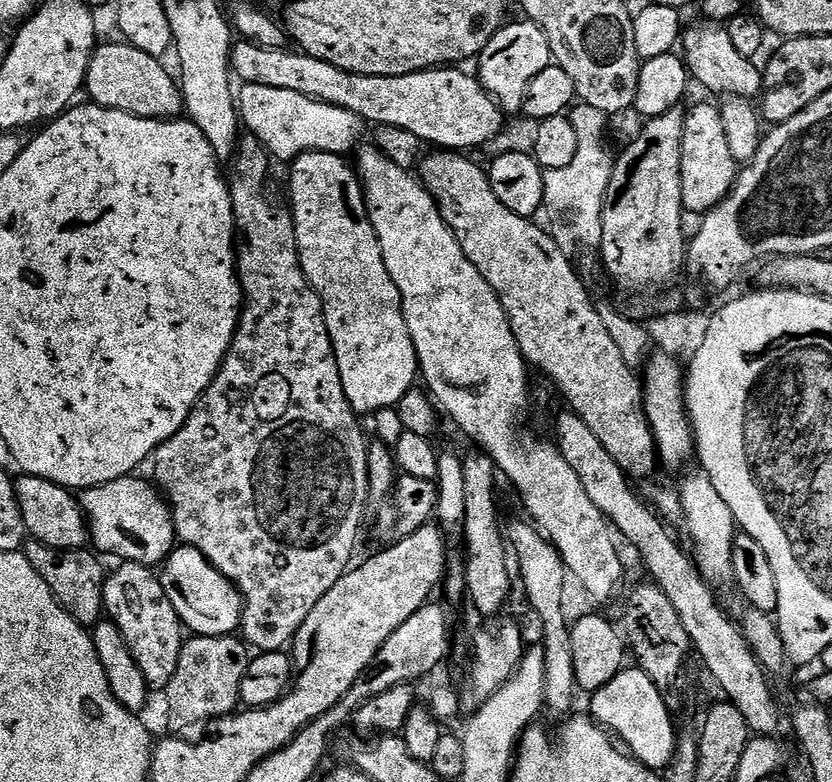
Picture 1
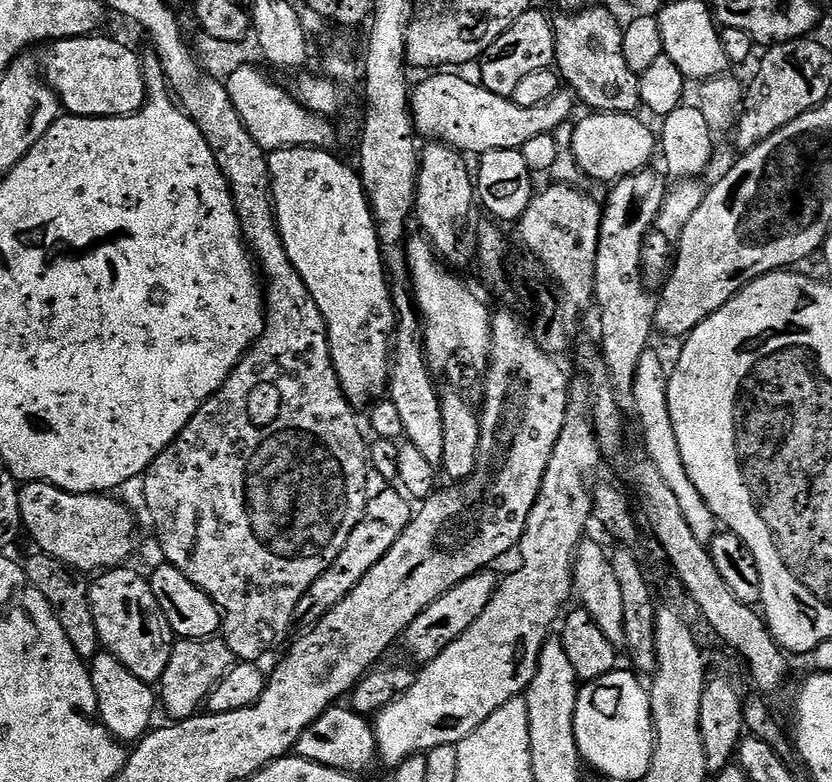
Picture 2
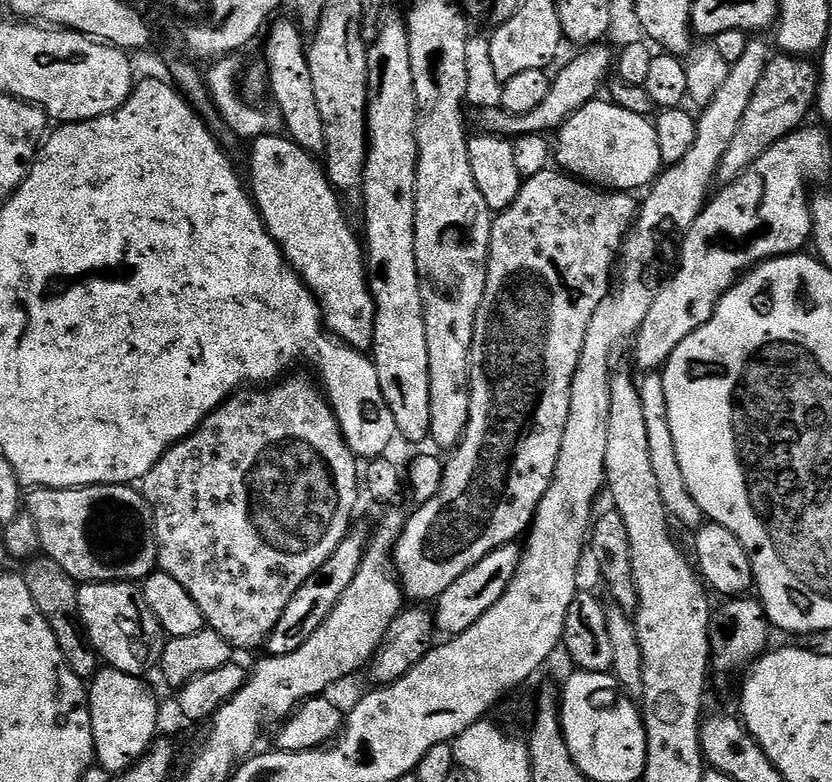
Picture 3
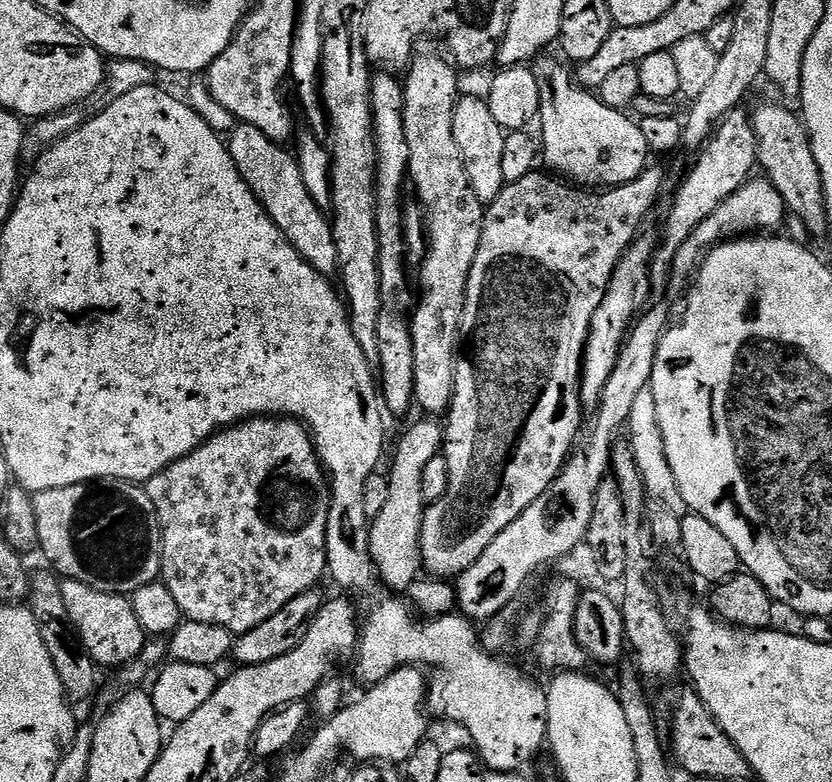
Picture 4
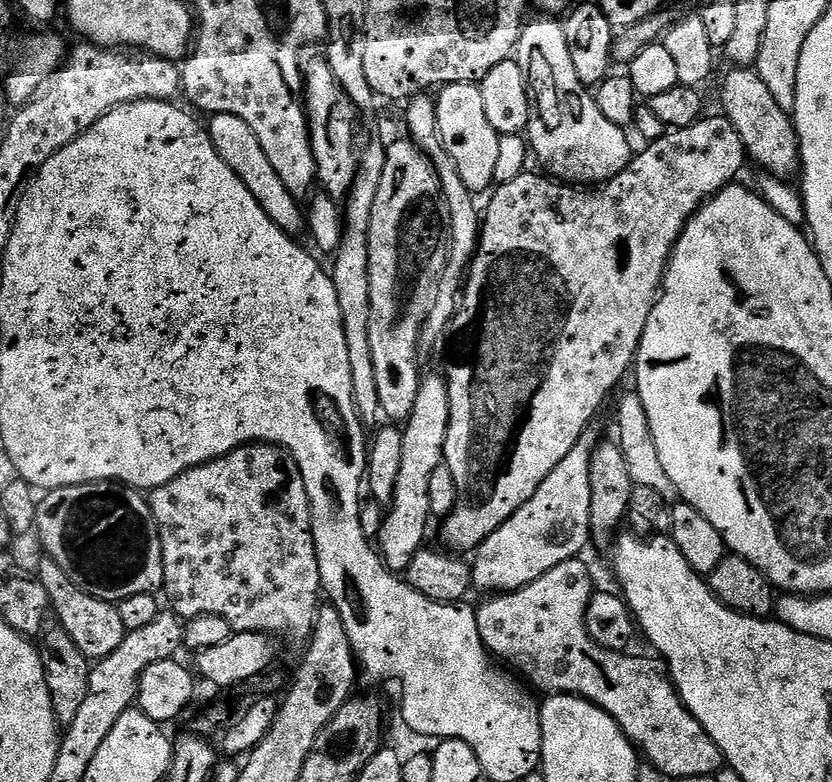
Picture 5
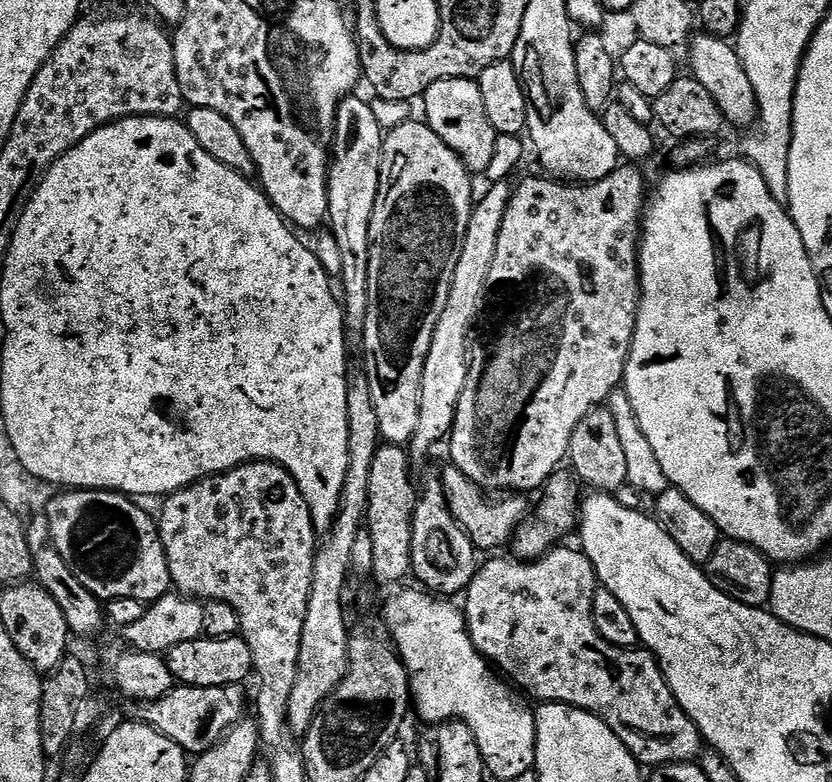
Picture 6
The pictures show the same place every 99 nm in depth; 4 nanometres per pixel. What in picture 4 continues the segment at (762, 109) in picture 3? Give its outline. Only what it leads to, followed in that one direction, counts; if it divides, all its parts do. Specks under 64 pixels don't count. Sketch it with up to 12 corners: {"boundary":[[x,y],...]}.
{"boundary":[[731,112],[684,176],[652,262],[667,281],[676,251],[757,167],[756,135]]}

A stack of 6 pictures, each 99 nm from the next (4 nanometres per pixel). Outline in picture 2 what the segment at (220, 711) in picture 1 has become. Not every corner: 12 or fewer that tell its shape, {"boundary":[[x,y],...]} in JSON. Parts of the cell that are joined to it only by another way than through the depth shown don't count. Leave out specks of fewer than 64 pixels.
{"boundary":[[223,638],[177,639],[158,682],[173,721],[205,707],[232,669]]}

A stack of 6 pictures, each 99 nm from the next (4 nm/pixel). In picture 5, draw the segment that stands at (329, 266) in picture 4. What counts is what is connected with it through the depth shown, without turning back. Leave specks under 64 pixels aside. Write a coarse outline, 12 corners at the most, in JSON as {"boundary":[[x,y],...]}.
{"boundary":[[217,112],[206,131],[221,164],[246,182],[280,229],[296,234],[302,208],[278,178],[258,134]]}

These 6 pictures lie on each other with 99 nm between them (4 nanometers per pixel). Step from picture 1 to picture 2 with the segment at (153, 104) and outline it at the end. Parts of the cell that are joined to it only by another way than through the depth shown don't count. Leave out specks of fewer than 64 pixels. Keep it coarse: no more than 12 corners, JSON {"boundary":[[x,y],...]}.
{"boundary":[[104,35],[49,43],[44,79],[73,116],[144,107],[141,57]]}

